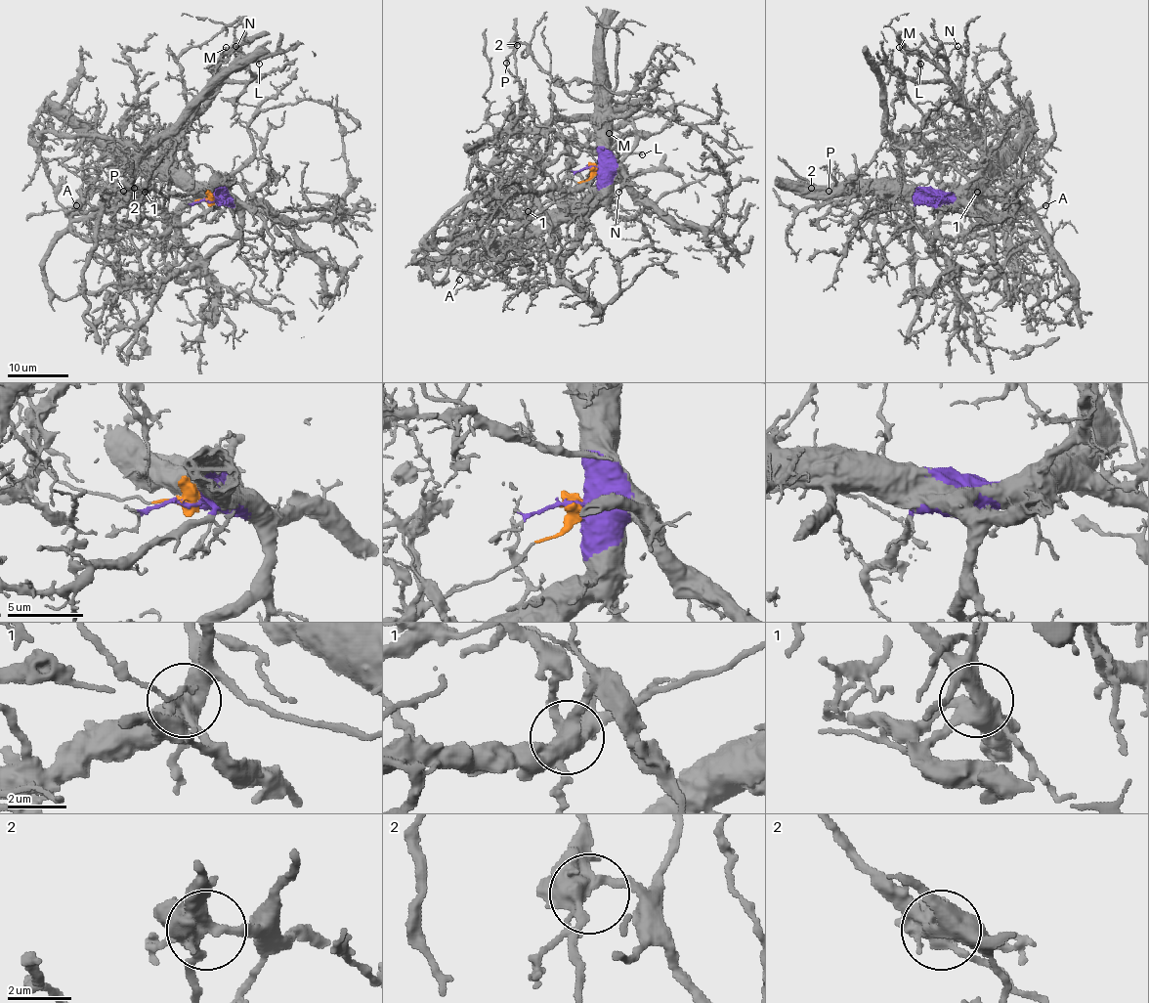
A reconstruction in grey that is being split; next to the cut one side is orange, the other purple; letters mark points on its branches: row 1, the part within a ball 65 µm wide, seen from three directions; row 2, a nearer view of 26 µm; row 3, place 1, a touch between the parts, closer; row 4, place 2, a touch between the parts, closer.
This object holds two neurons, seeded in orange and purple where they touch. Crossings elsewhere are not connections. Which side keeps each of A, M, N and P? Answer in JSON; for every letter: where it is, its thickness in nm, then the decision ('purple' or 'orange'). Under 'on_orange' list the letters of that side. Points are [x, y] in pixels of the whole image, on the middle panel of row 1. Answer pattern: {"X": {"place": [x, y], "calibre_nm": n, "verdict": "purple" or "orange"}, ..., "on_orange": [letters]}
{"A": {"place": [459, 280], "calibre_nm": 110, "verdict": "orange"}, "M": {"place": [609, 133], "calibre_nm": 170, "verdict": "purple"}, "N": {"place": [618, 192], "calibre_nm": 160, "verdict": "purple"}, "P": {"place": [506, 63], "calibre_nm": 240, "verdict": "purple"}, "on_orange": ["A"]}

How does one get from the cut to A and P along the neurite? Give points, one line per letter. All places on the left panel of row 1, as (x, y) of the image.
A: (211, 200), (151, 188), (117, 206), (105, 190), (132, 185), (110, 163), (99, 170), (76, 215), (76, 204)
P: (211, 200), (216, 198), (211, 190), (195, 190), (187, 195), (161, 195), (141, 188), (123, 191)

